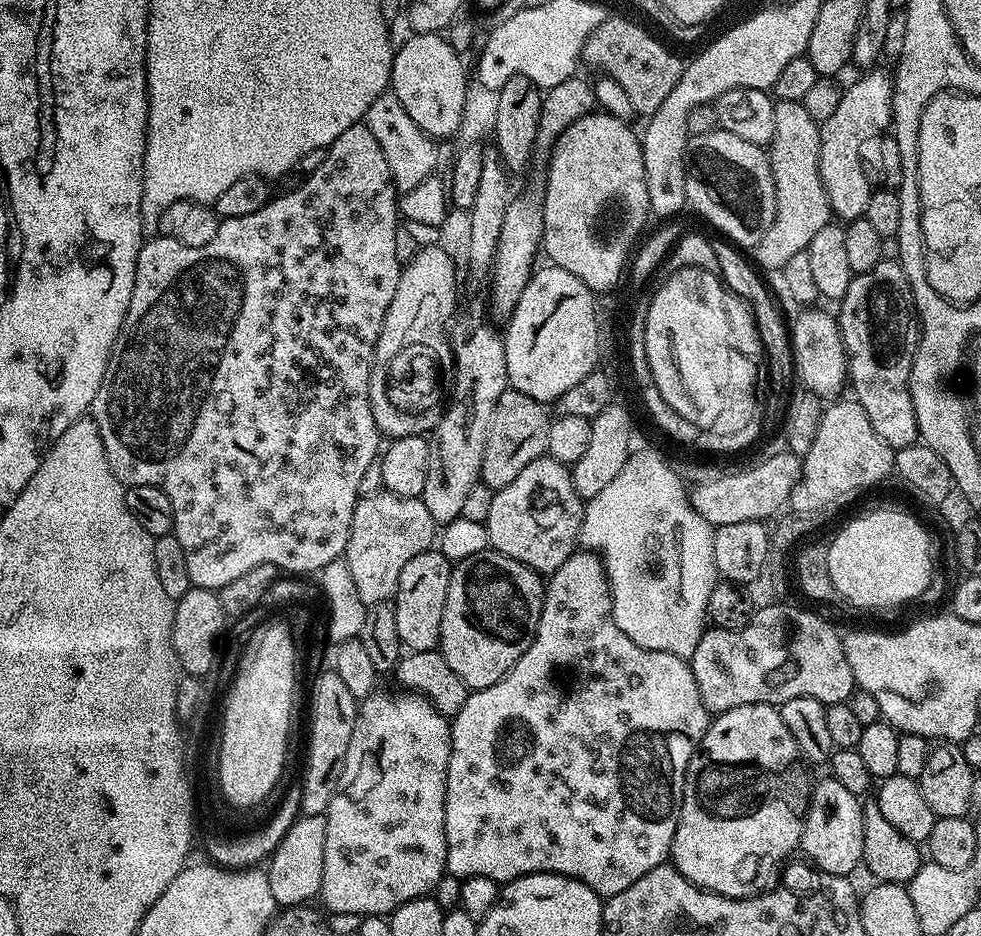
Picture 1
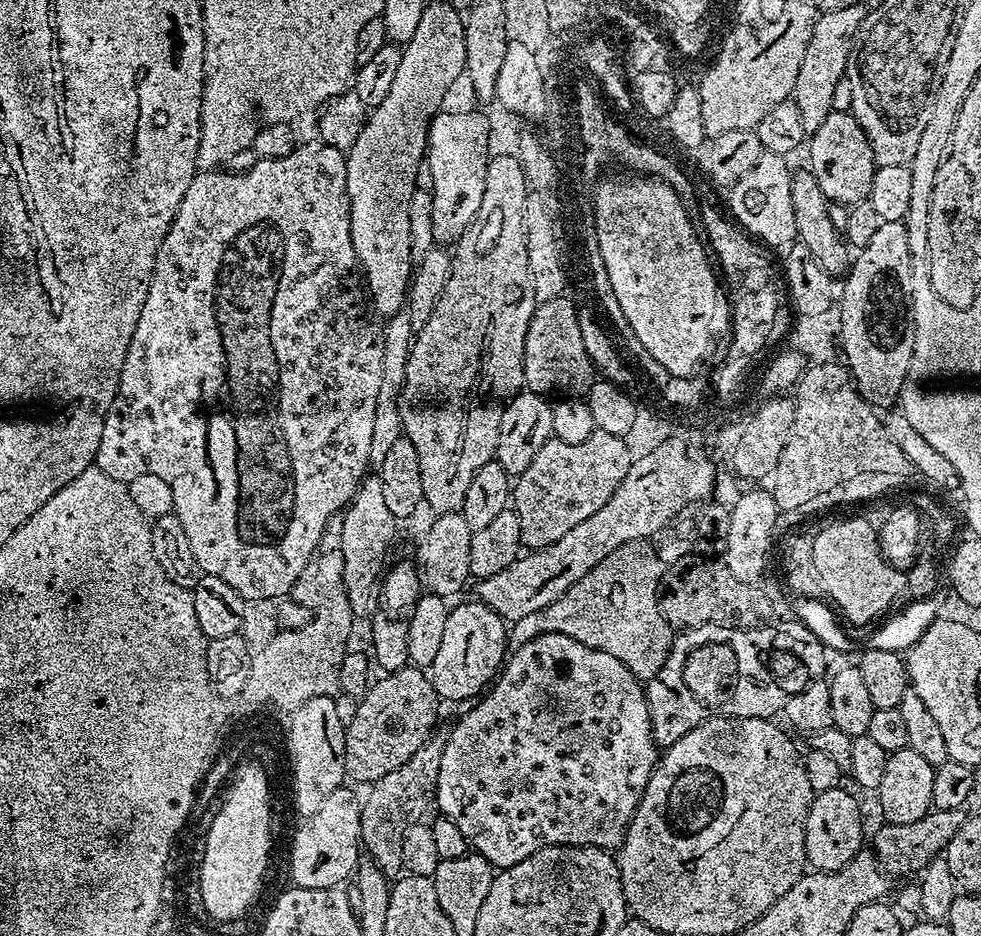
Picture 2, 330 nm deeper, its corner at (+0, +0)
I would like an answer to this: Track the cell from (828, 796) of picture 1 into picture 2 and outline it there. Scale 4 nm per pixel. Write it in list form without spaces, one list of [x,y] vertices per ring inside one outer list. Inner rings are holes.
[[[841,786],[813,795],[812,805],[806,814],[804,827],[804,845],[808,855],[808,864],[817,872],[842,870],[850,858],[857,856],[865,847],[864,820],[860,817],[860,804]]]

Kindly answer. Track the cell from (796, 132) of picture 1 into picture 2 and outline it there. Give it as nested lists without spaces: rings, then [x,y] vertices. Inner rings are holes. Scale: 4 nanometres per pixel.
[[[832,112],[828,115],[826,122],[810,133],[806,152],[807,148],[808,160],[812,163],[809,164],[810,171],[814,178],[818,178],[818,186],[822,186],[822,194],[826,194],[828,201],[851,206],[867,200],[877,166],[874,150],[870,150],[870,142],[851,112]]]

